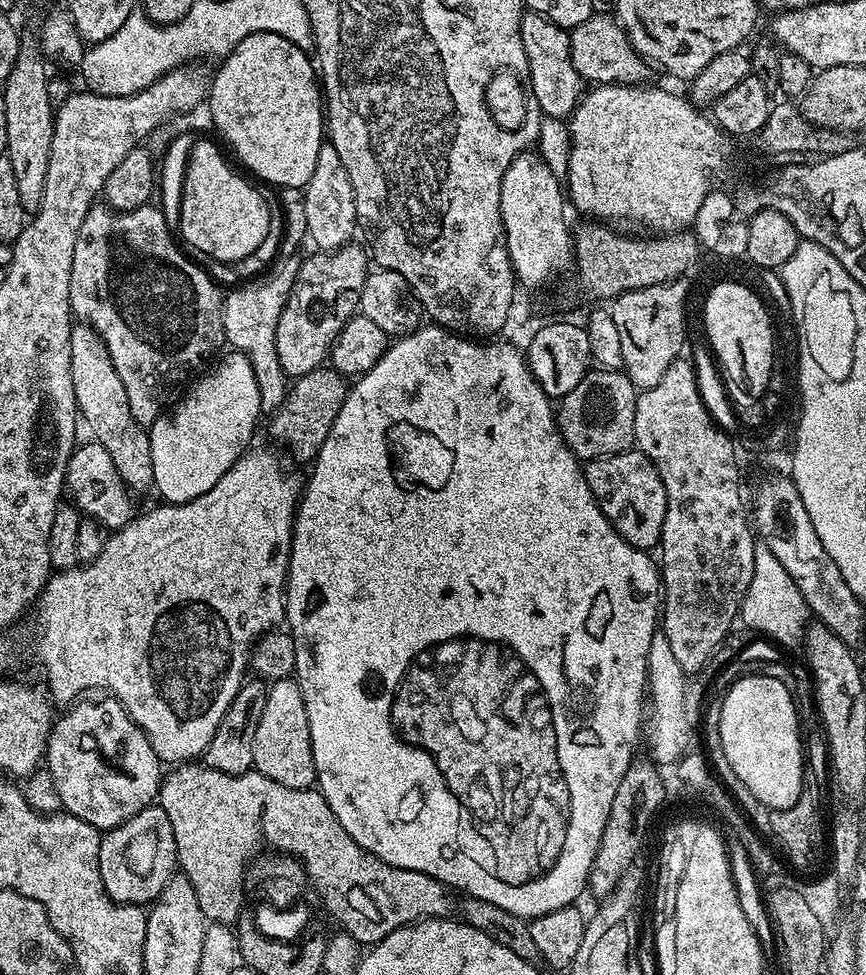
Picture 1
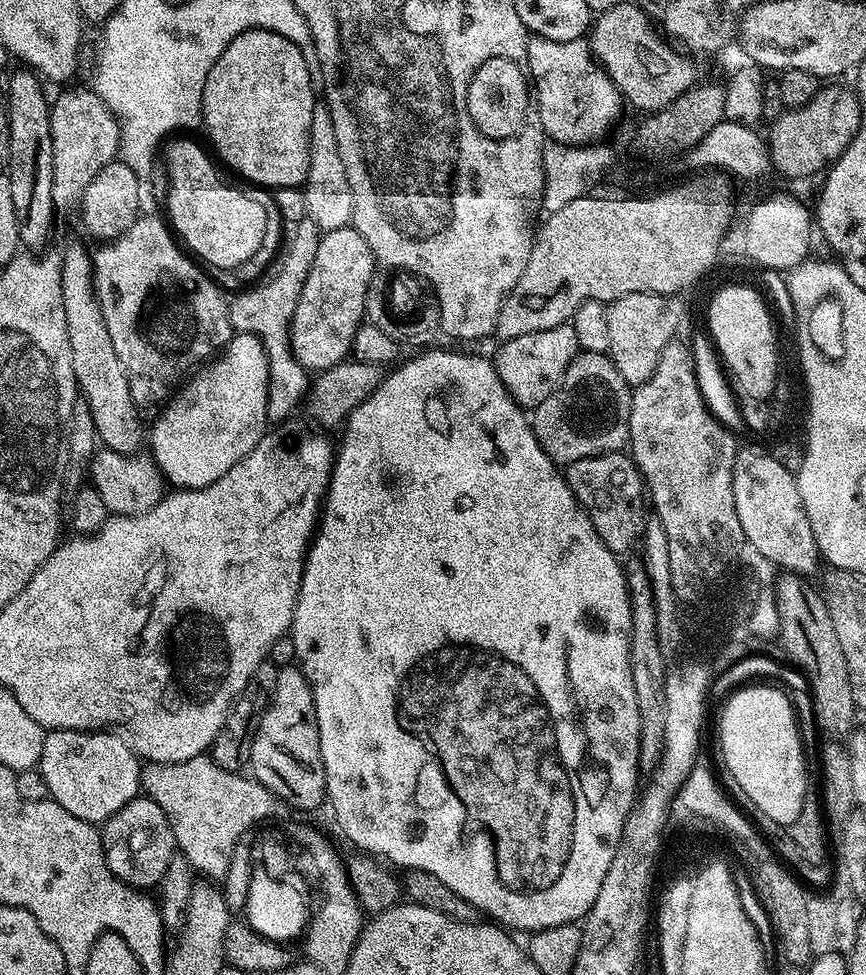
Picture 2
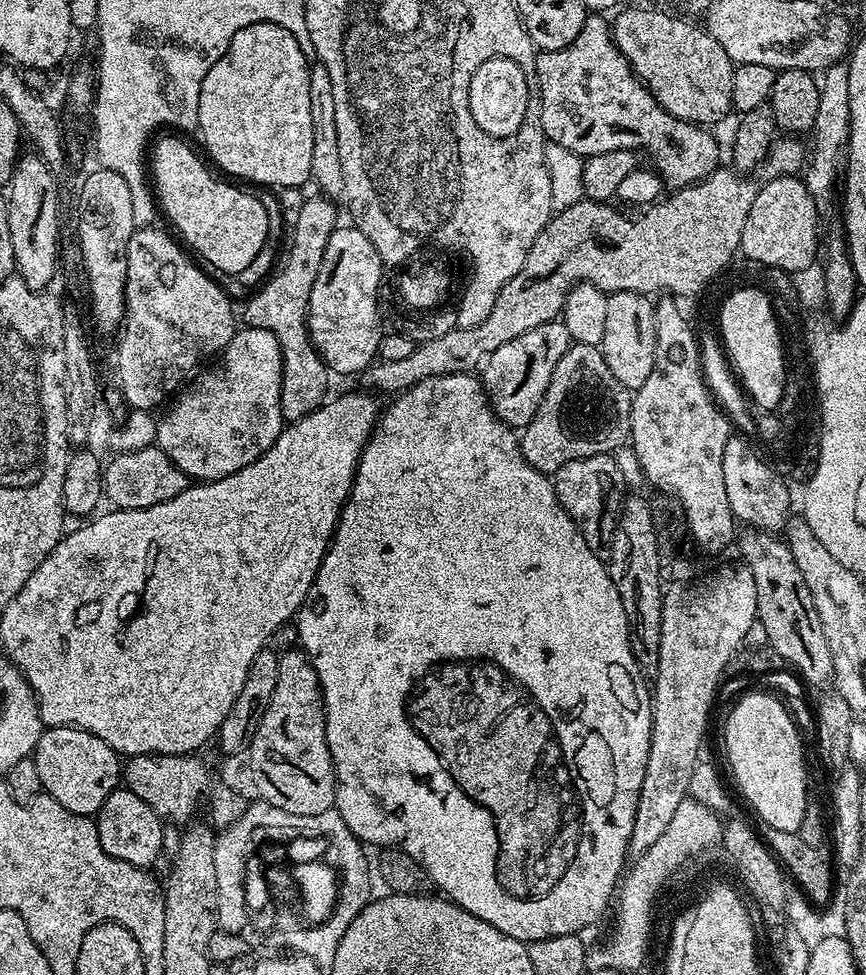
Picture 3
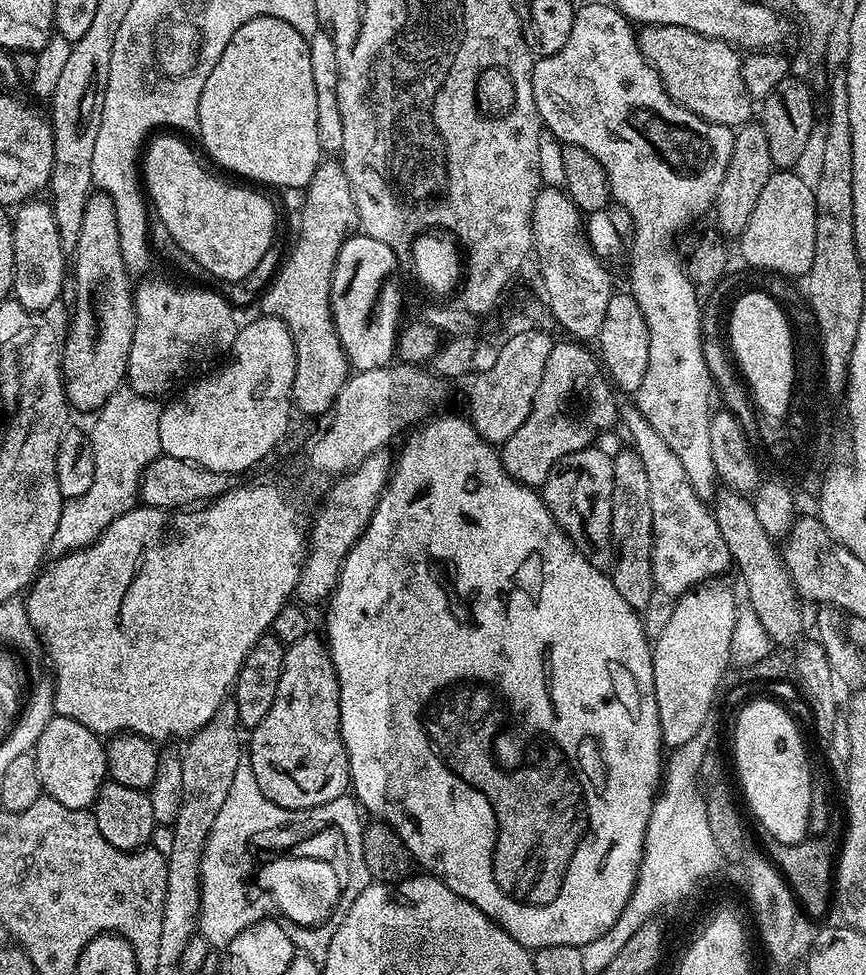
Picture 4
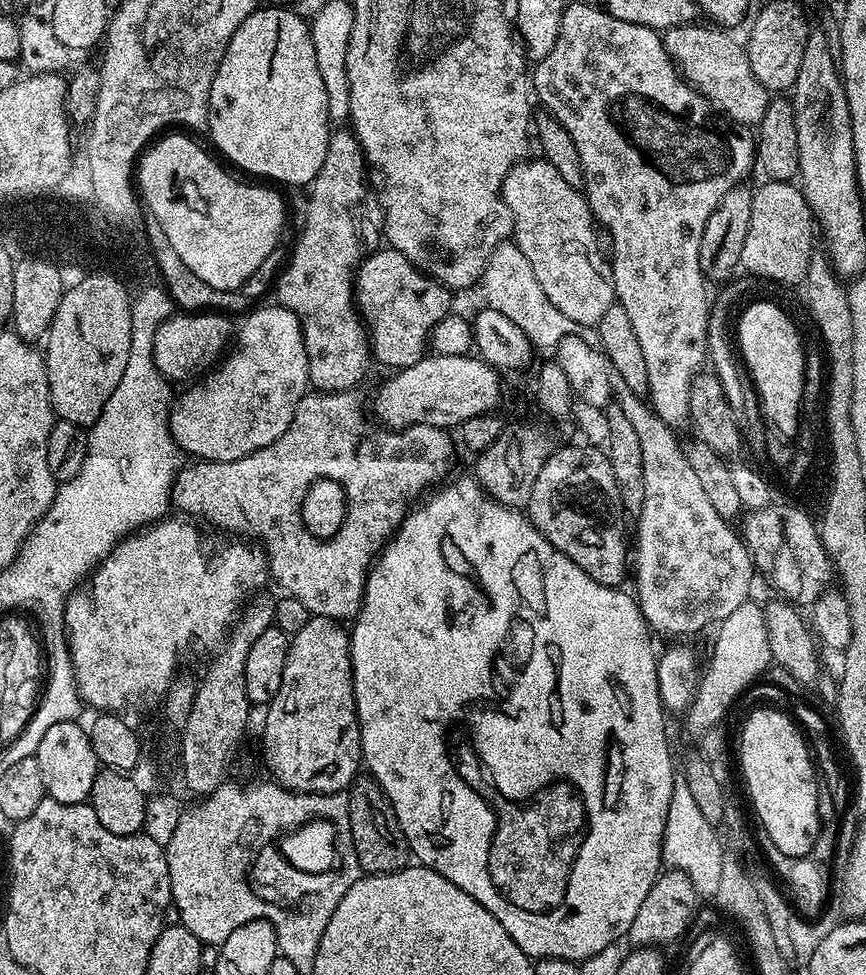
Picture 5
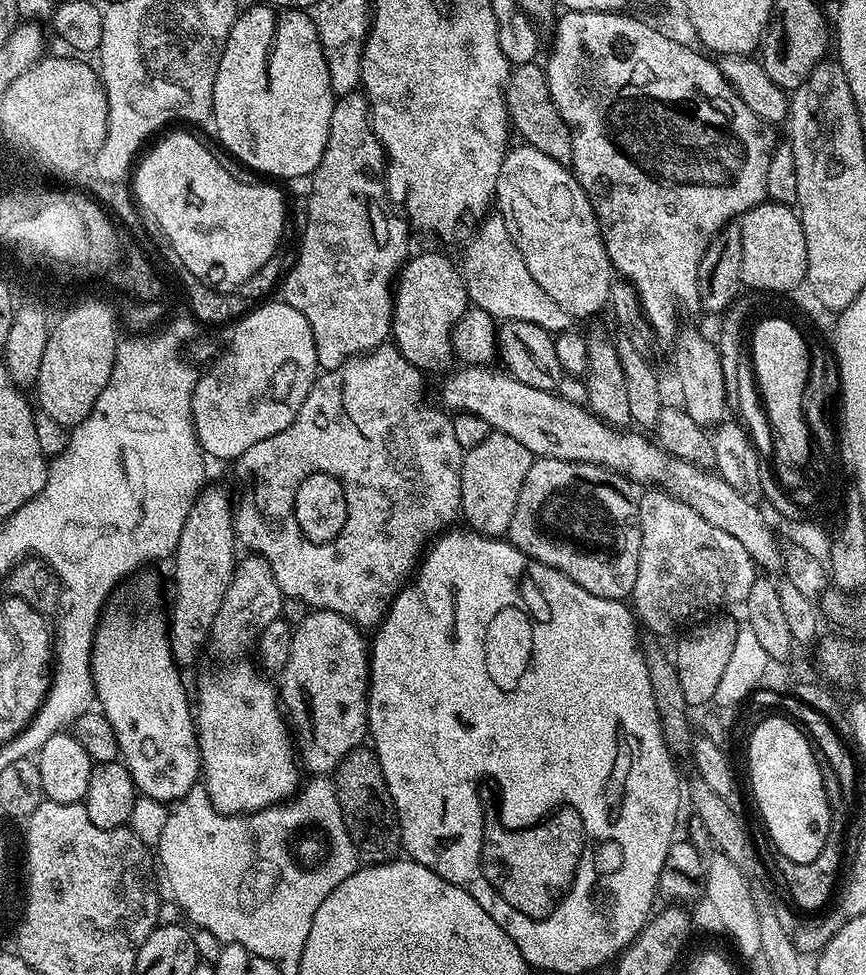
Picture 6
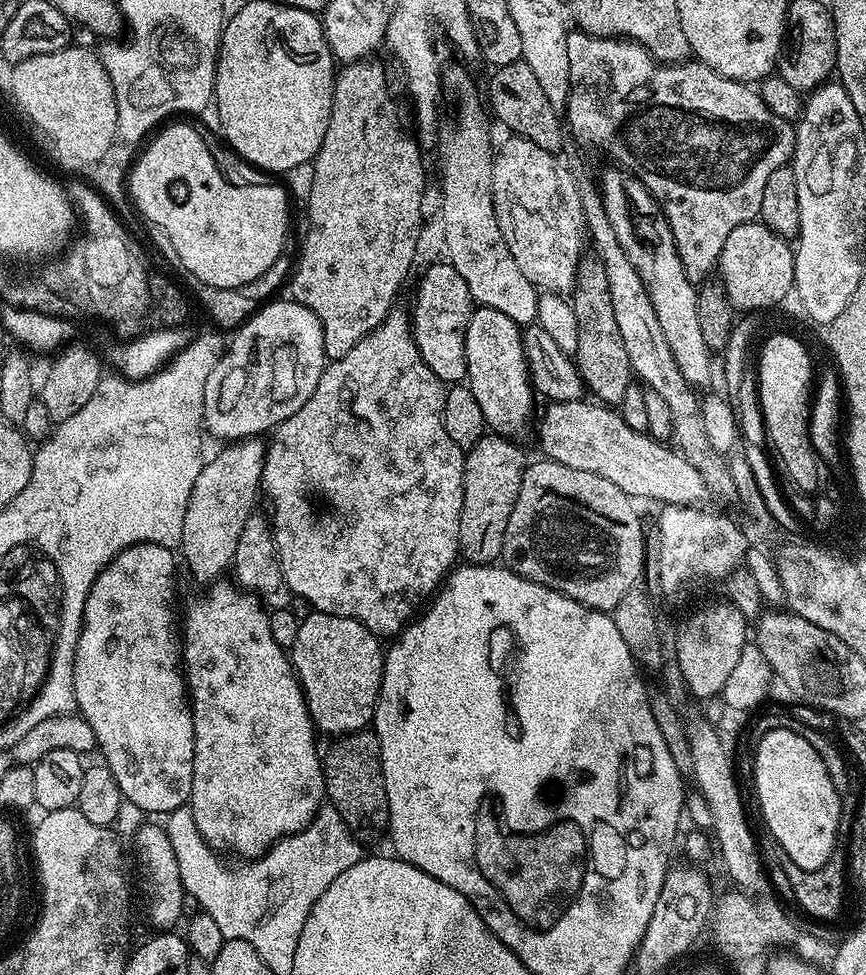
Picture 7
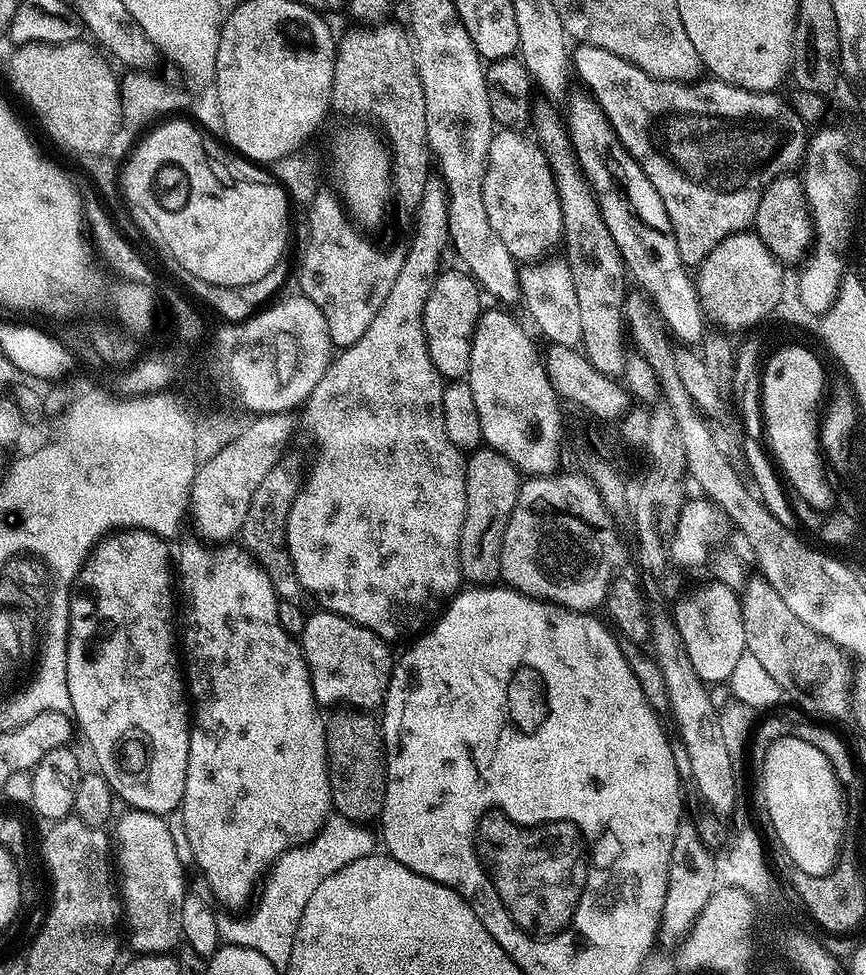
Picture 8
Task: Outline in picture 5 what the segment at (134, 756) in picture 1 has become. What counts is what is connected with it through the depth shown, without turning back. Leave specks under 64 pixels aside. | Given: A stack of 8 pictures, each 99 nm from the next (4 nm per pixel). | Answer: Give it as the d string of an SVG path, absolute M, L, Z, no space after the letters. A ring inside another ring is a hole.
M67 720L66 722L58 722L58 726L50 726L50 730L46 730L46 735L42 738L42 742L38 742L38 750L35 757L38 766L42 770L42 782L44 783L45 793L51 799L63 804L82 804L91 797L94 778L97 772L101 771L102 765L92 745L89 729L85 725L83 728L80 722Z

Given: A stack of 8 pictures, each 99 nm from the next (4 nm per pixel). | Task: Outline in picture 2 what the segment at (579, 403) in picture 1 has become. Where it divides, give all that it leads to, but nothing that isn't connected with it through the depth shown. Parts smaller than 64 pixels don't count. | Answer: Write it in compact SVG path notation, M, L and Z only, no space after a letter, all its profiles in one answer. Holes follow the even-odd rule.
M603 352L576 353L570 362L564 377L560 379L560 386L546 398L546 402L539 404L531 413L532 428L536 431L538 442L546 450L546 454L558 466L567 466L578 462L582 458L601 456L607 452L619 452L629 447L630 410L632 409L632 388L618 374L611 356Z

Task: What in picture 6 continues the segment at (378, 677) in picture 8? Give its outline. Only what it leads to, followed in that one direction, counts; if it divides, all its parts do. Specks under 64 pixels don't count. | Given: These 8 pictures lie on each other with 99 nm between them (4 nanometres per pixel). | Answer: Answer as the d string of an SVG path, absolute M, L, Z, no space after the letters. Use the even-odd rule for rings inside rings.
M309 611L307 618L295 625L290 662L286 662L278 676L278 695L295 729L294 747L305 773L317 776L335 773L342 758L365 743L370 644L364 636L351 620L333 612Z

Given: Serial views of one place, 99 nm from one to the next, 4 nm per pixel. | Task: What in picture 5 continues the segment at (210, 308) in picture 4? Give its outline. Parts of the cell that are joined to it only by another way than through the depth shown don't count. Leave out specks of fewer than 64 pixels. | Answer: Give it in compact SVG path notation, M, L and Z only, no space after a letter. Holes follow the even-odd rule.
M218 311L176 314L164 320L162 326L158 326L158 330L154 334L154 350L152 351L160 375L169 382L177 382L176 380L184 380L187 376L195 377L197 374L203 373L209 366L215 365L217 363L216 355L220 351L223 353L229 347L234 336L234 324L228 320L232 321L227 315Z

